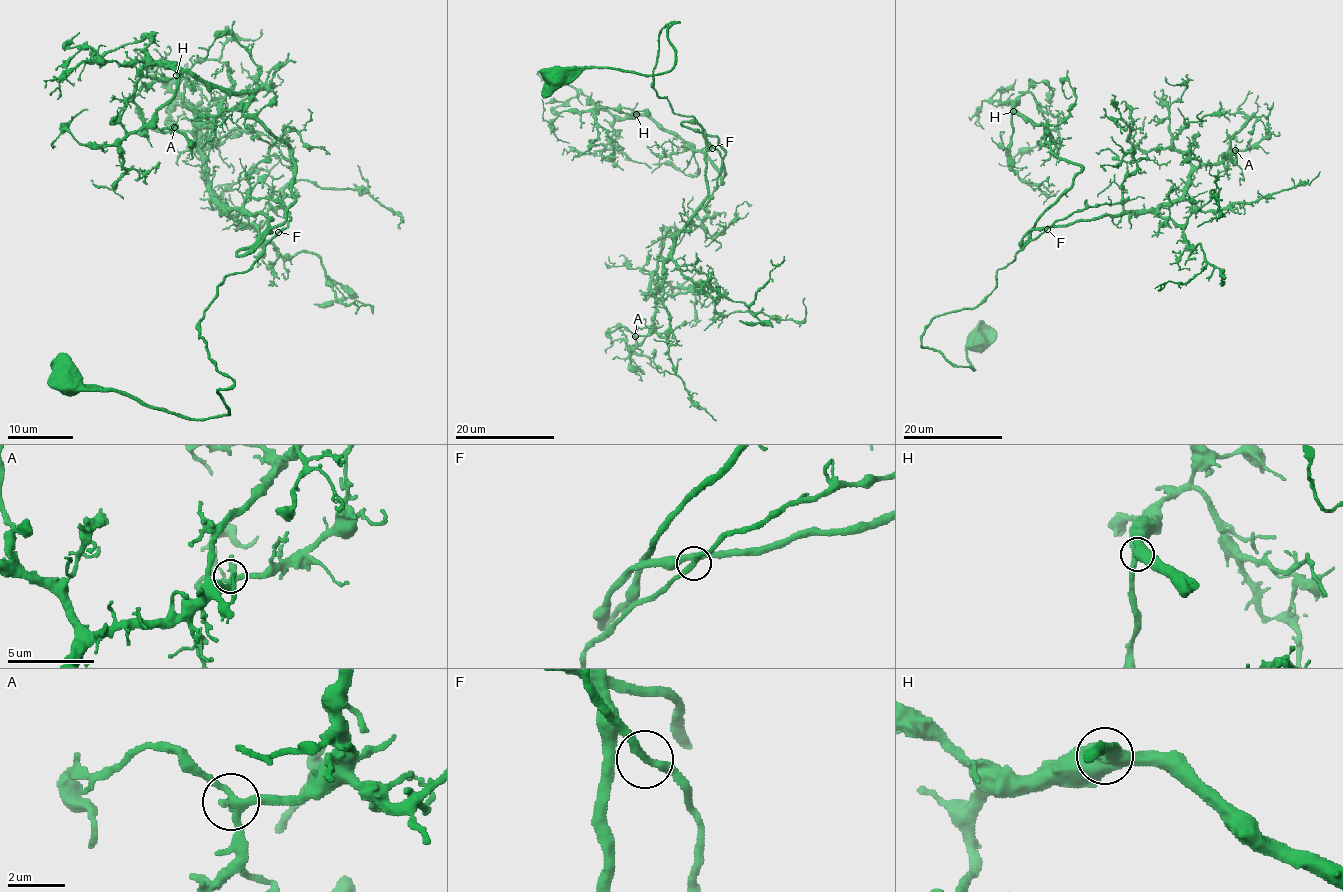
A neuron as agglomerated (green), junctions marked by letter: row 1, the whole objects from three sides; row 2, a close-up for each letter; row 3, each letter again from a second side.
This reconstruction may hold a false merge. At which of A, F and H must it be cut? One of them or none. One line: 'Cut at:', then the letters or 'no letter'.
Cut at: no letter

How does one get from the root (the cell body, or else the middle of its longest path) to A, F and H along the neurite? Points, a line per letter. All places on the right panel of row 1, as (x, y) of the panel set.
A: (976, 340), (973, 370), (921, 335), (937, 315), (974, 308), (1045, 227), (1153, 211), (1235, 150)
F: (976, 340), (967, 349), (973, 370), (924, 348), (921, 335), (937, 315), (974, 308), (997, 271), (1046, 229)
H: (976, 340), (973, 370), (921, 335), (994, 288), (1081, 168), (1053, 152), (1044, 124), (1013, 111)

